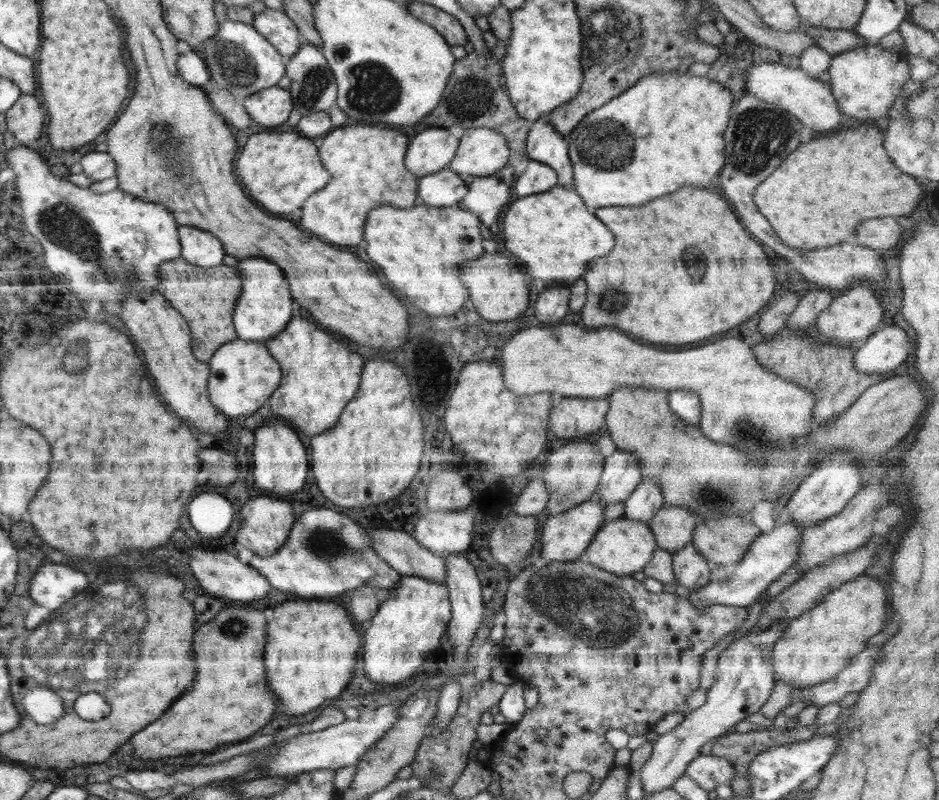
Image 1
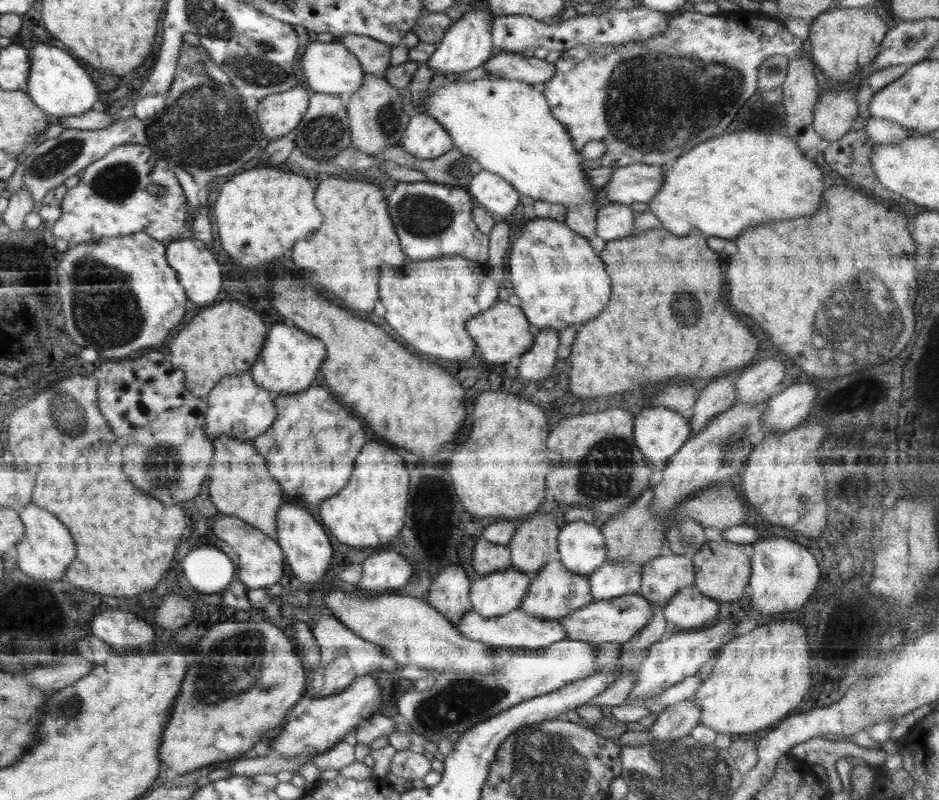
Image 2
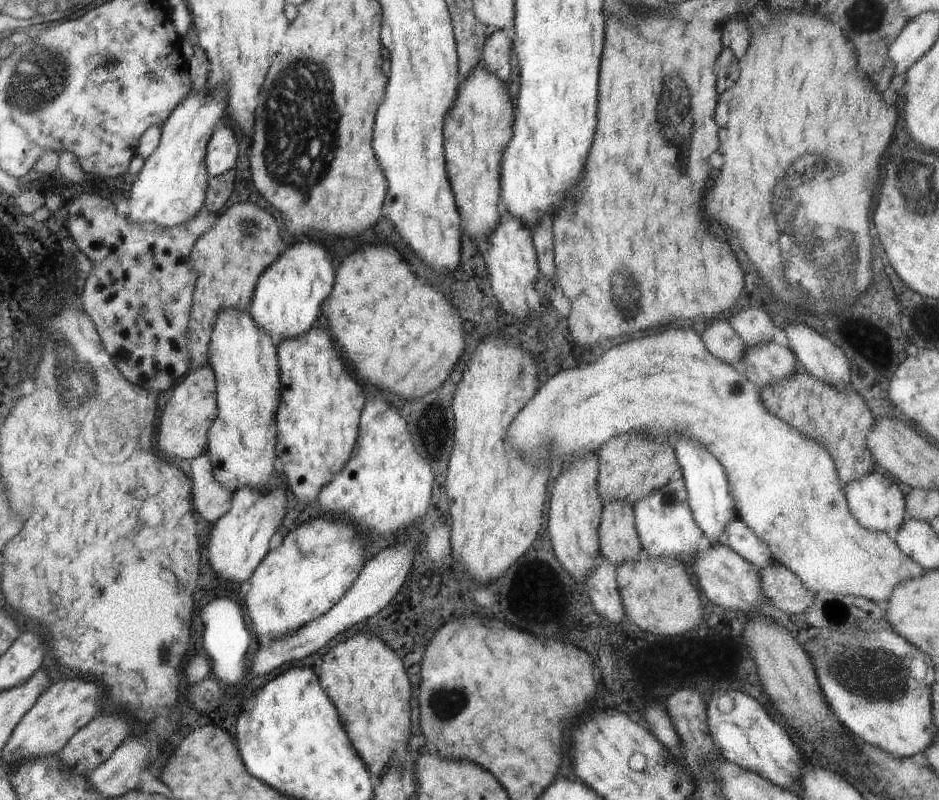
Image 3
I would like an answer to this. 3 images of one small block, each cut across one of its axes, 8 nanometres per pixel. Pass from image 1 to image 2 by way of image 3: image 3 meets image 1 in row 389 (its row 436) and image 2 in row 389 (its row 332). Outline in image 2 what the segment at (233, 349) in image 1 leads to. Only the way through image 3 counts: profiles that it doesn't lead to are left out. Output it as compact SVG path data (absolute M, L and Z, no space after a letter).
M249 371L223 376L204 397L207 402L205 434L211 440L218 435L226 435L252 442L276 420L274 399L277 395L276 391L259 387Z

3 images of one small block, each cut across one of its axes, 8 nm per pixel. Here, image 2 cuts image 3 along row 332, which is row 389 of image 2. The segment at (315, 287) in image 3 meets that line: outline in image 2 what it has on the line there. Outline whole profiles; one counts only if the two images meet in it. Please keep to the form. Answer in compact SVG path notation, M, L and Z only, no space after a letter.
M274 324L262 345L250 370L254 382L259 387L267 388L280 393L294 394L305 391L310 385L315 384L316 372L321 368L322 360L326 358L326 350L322 340L310 336L294 326Z

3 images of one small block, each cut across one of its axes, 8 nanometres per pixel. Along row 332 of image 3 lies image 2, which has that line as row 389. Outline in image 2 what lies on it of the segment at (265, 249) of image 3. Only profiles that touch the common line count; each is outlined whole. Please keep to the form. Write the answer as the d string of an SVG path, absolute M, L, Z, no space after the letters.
M226 300L198 312L190 324L176 334L169 344L169 361L185 372L189 393L202 399L223 376L250 372L267 336L268 328L260 316L234 300Z

